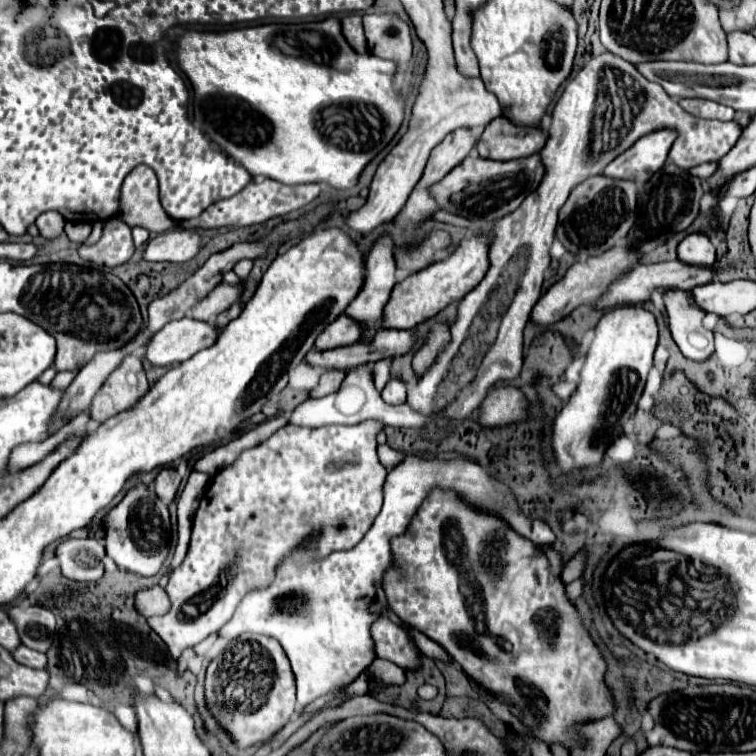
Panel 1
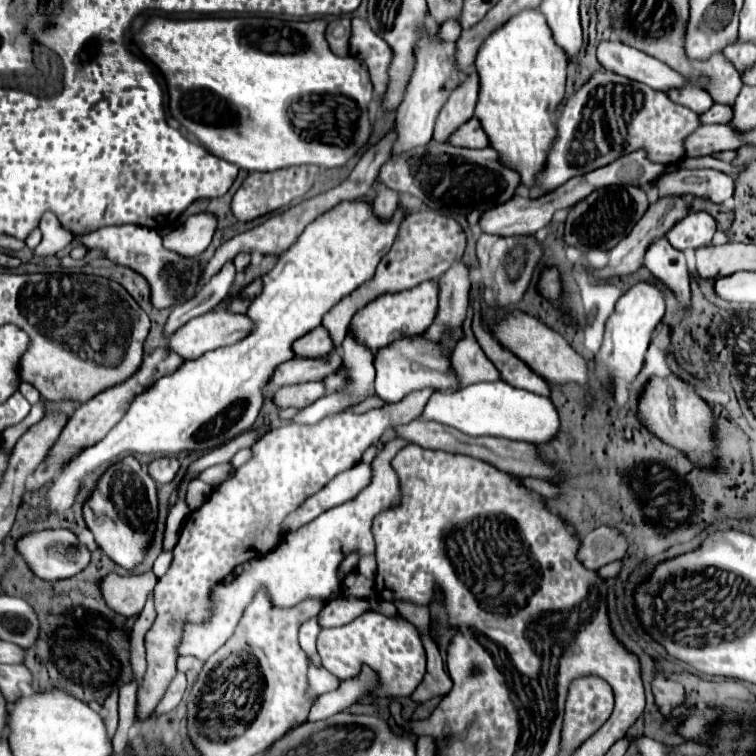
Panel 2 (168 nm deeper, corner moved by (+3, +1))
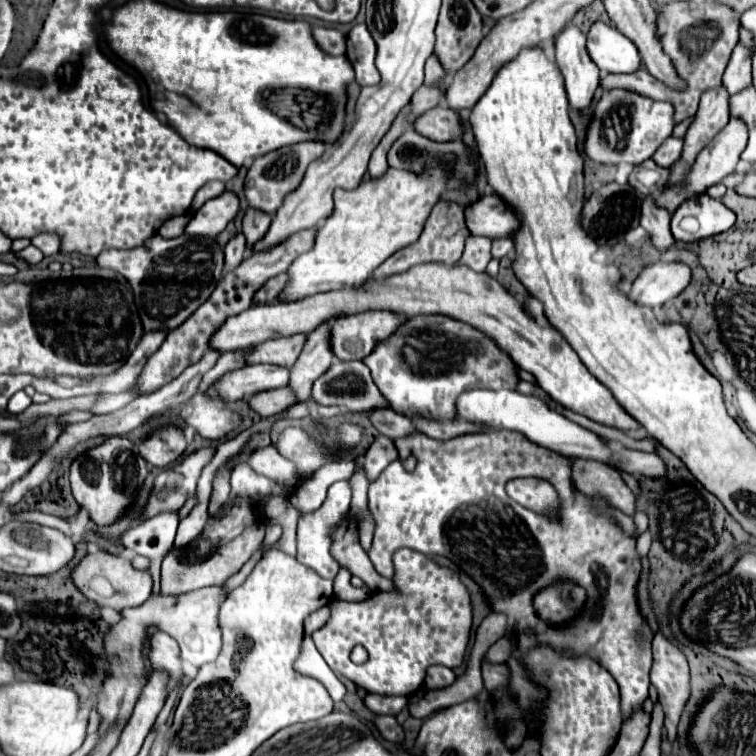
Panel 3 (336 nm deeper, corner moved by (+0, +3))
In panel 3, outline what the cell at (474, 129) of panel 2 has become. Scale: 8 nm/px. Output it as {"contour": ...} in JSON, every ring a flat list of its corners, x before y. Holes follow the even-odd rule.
{"contour":[[437,105,429,109,429,113,423,113,413,123,415,131,433,139,433,141,453,141,459,139,463,133,459,115,451,111,449,107]]}

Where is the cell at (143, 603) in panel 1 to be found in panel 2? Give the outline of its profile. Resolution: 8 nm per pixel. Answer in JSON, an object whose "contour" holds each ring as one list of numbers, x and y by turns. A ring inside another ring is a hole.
{"contour":[[152,571,142,575,108,575,102,581,102,595,114,611,132,617,144,609,156,583,158,577]]}

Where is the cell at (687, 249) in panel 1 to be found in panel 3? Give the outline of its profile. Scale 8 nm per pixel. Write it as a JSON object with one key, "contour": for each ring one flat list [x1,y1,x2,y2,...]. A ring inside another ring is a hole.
{"contour":[[701,193,697,197,691,197,681,205,673,217,671,217,671,233,679,241,697,241,701,237,717,235,727,229,731,229,735,223,735,213,727,209,719,199,709,197,707,193],[681,219,693,219,695,231,689,233,681,227]]}

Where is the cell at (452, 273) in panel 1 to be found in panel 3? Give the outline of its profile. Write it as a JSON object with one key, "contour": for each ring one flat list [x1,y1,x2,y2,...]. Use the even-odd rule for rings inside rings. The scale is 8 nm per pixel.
{"contour":[[367,311,335,319,329,329,329,345,337,359,365,359,373,347,387,339,407,317,391,311]]}

